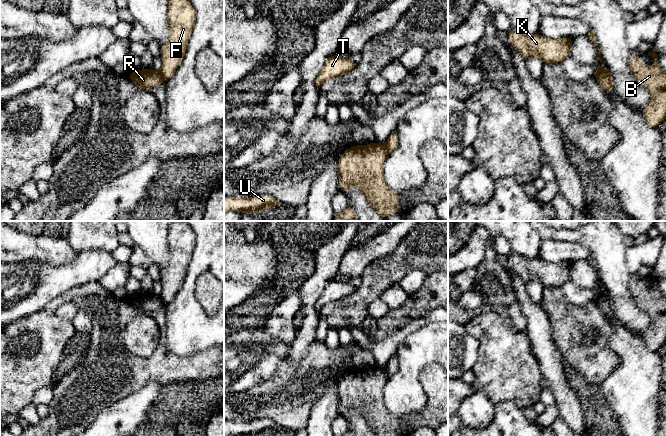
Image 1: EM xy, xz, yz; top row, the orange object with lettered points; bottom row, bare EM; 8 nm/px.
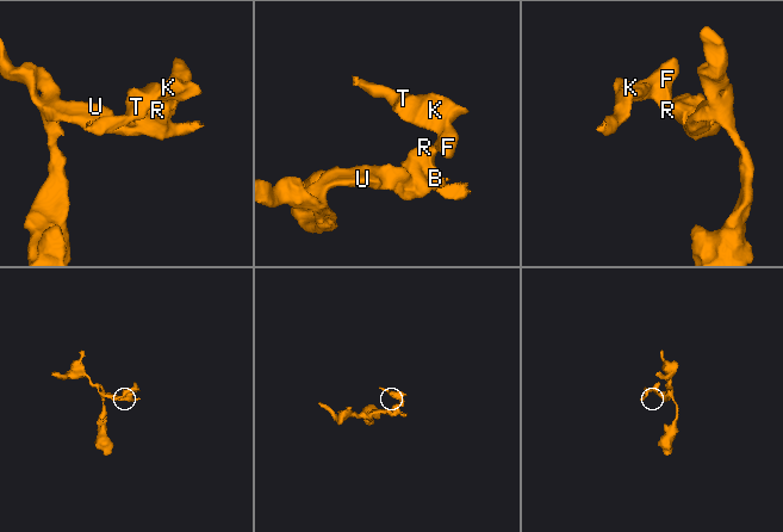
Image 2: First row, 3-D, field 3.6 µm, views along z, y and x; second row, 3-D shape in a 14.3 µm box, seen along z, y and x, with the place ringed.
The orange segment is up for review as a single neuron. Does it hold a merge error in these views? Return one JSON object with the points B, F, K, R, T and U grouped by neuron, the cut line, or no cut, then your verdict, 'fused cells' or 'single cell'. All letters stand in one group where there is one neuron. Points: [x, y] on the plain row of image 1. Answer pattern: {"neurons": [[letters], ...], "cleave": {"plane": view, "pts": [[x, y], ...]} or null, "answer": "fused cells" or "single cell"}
{"neurons": [["B", "R", "U"], ["F", "K", "T"]], "cleave": {"plane": "yz", "pts": [[604, 290], [596, 302]]}, "answer": "fused cells"}

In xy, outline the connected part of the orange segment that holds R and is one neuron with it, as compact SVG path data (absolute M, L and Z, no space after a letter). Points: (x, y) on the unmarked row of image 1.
M141 293L139 295L127 298L127 300L136 308L140 313L149 313L156 311L164 305L161 297L150 293Z

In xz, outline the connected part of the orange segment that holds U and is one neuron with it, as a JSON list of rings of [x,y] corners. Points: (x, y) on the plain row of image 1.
[[[260,419],[253,421],[224,421],[224,436],[256,436],[258,434],[266,435],[273,430],[283,429],[277,423],[269,419]]]

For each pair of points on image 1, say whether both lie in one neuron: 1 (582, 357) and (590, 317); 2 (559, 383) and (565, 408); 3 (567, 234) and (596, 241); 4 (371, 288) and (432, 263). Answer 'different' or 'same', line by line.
1: same
2: same
3: same
4: same

